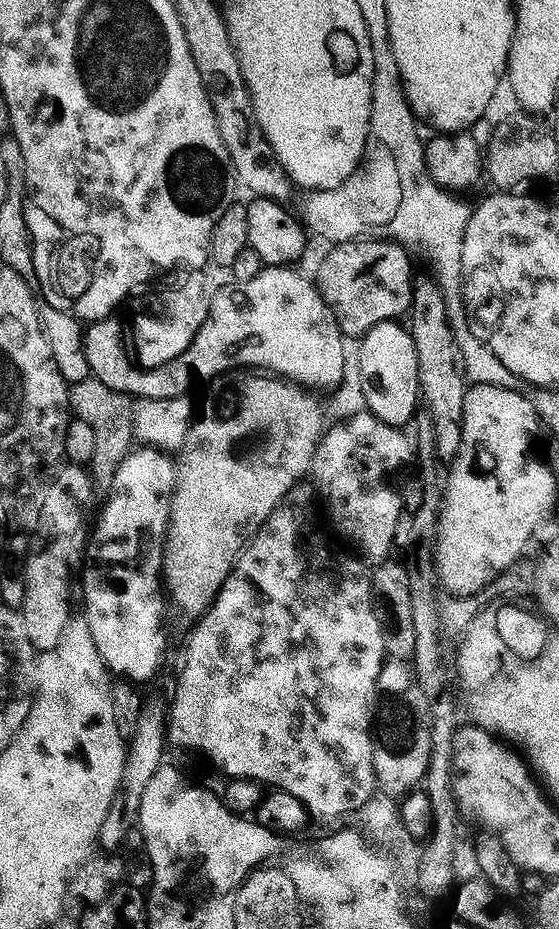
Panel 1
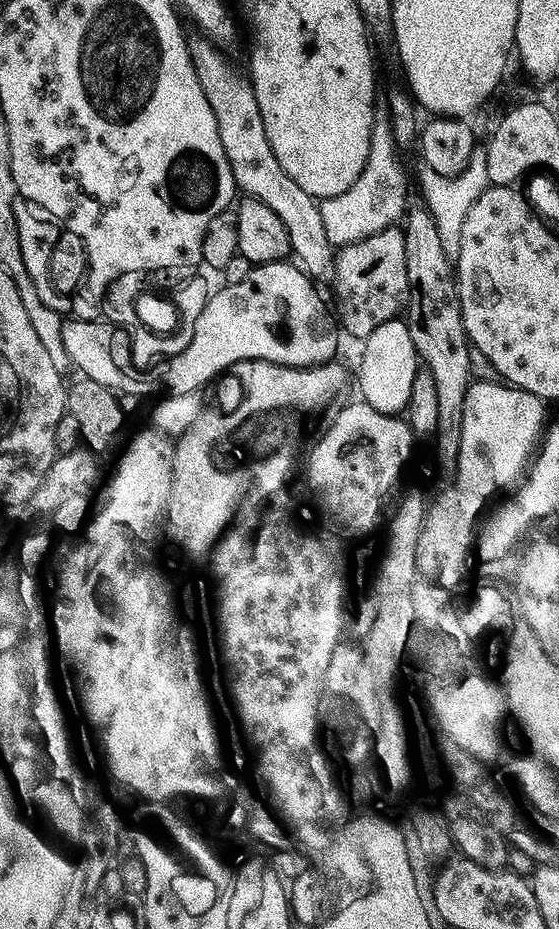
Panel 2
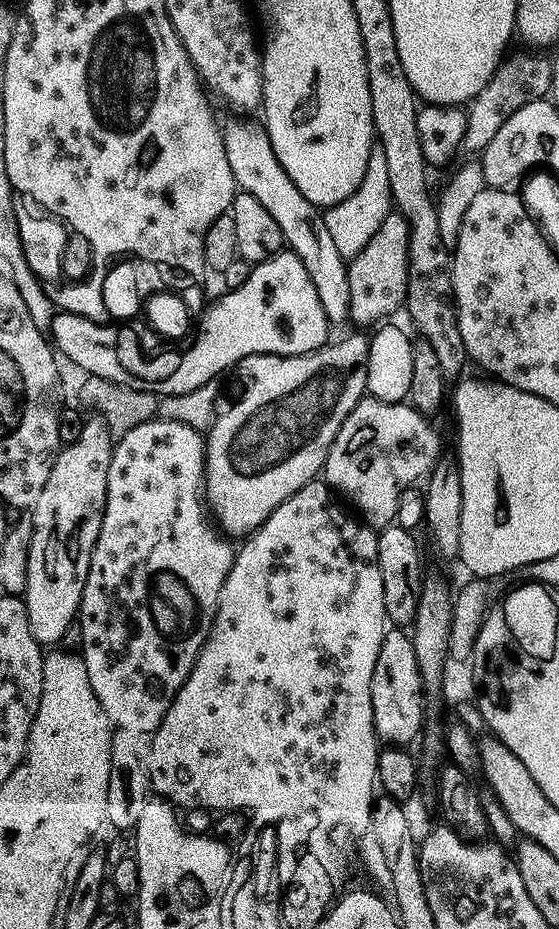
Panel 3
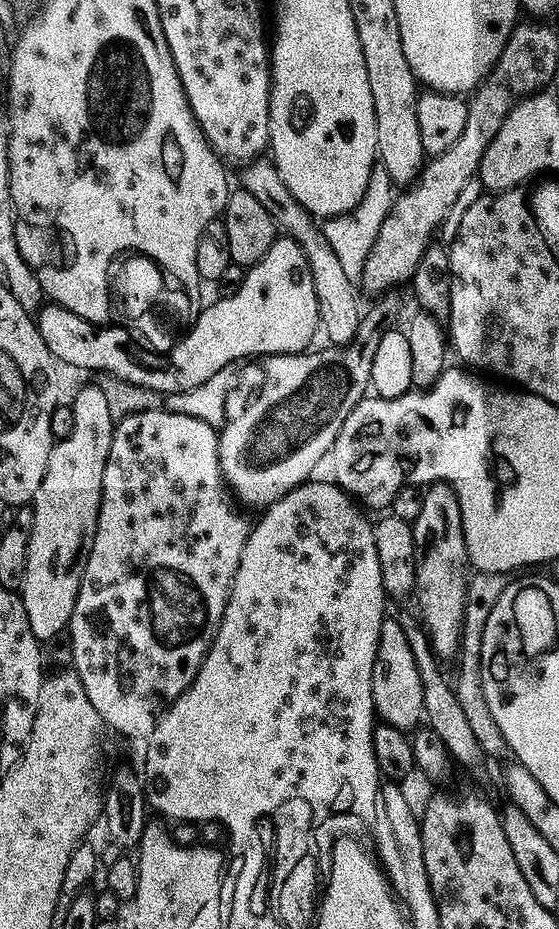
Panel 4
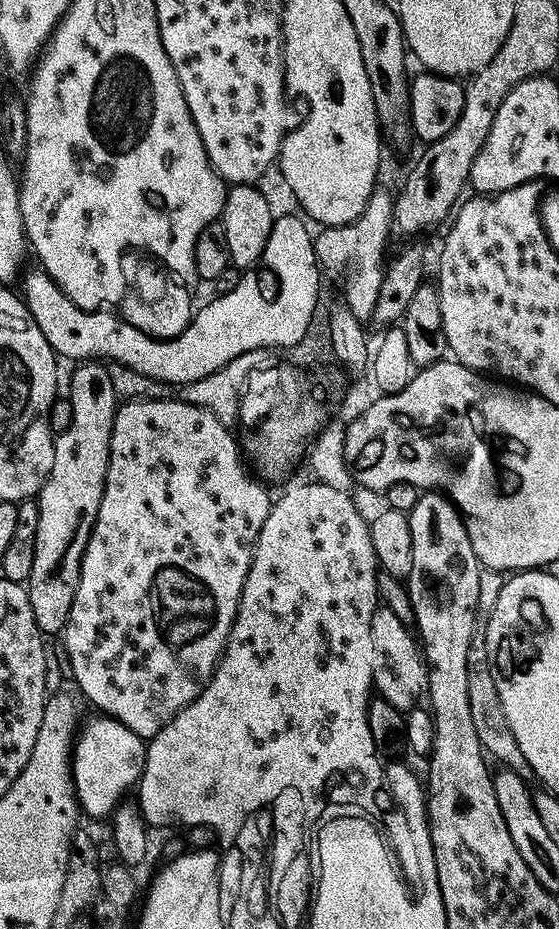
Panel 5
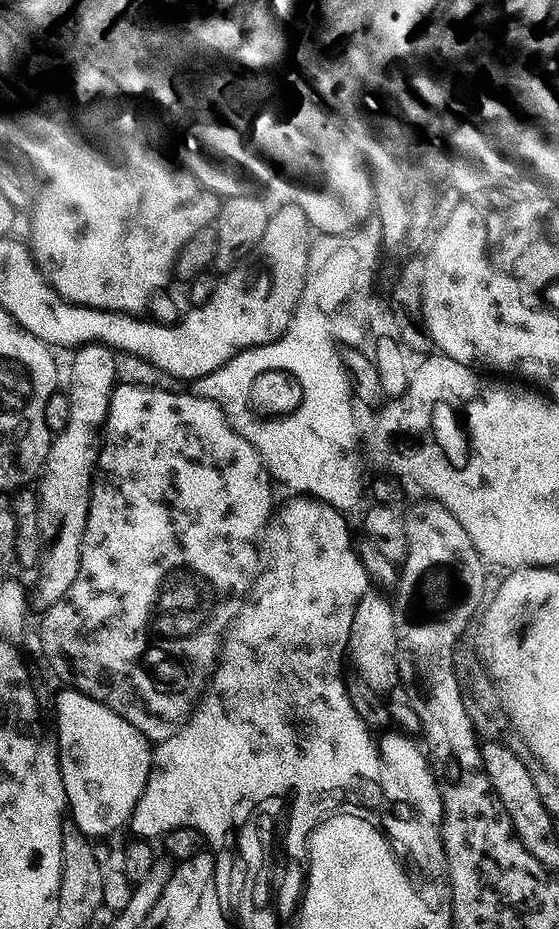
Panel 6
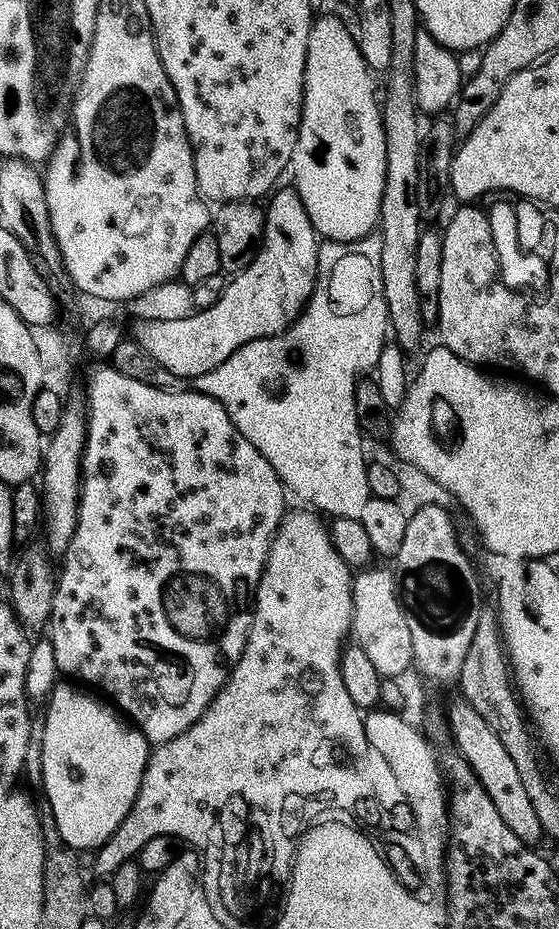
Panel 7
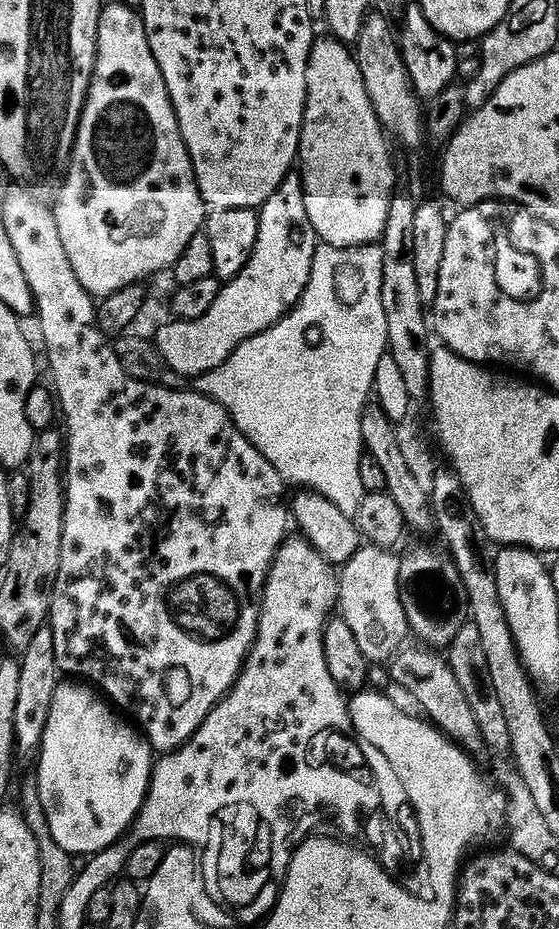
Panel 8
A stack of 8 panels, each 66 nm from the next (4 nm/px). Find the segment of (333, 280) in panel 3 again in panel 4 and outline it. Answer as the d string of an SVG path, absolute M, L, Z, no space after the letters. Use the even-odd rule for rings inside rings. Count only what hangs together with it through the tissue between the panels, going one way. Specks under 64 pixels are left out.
M257 158L241 172L244 173L241 174L239 183L247 192L254 194L254 198L258 198L258 202L262 202L266 210L270 210L270 214L276 220L277 229L296 240L304 252L314 282L314 294L318 298L319 331L328 339L325 341L332 346L348 344L356 336L362 315L360 300L356 297L357 285L354 280L352 285L347 272L349 269L342 262L338 262L338 257L330 250L330 244L326 242L323 231L317 225L316 228L312 225L314 220L310 213L296 201L290 190L286 190L275 164L264 158Z

